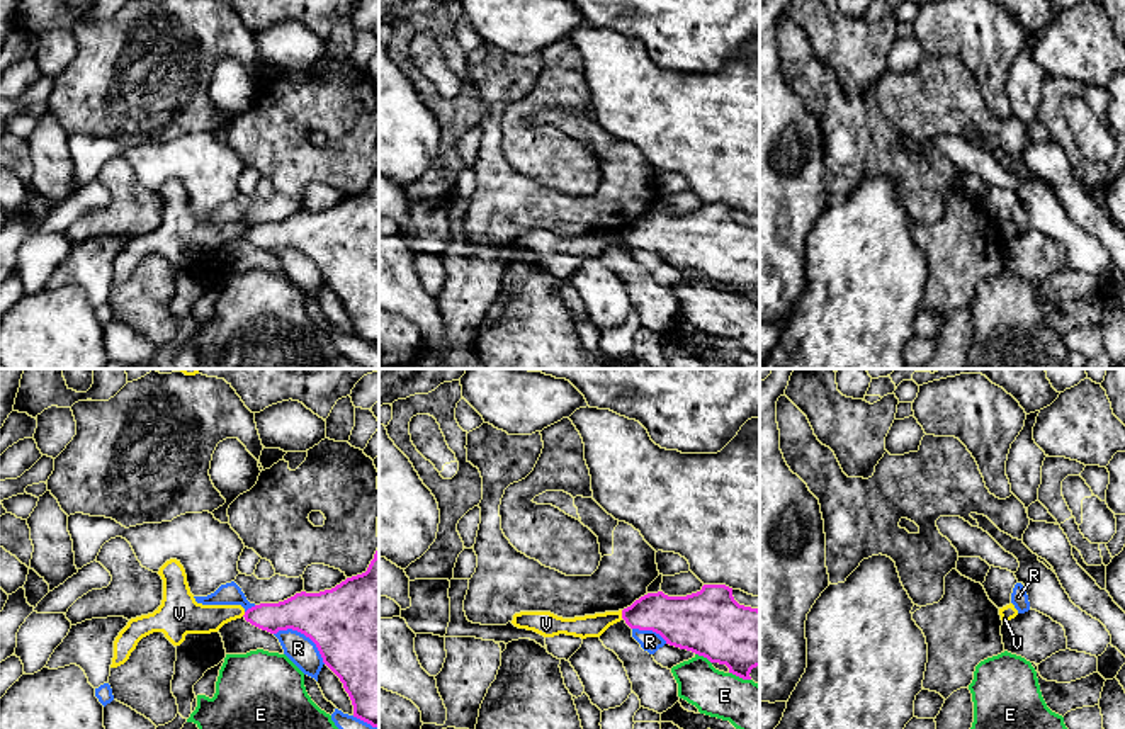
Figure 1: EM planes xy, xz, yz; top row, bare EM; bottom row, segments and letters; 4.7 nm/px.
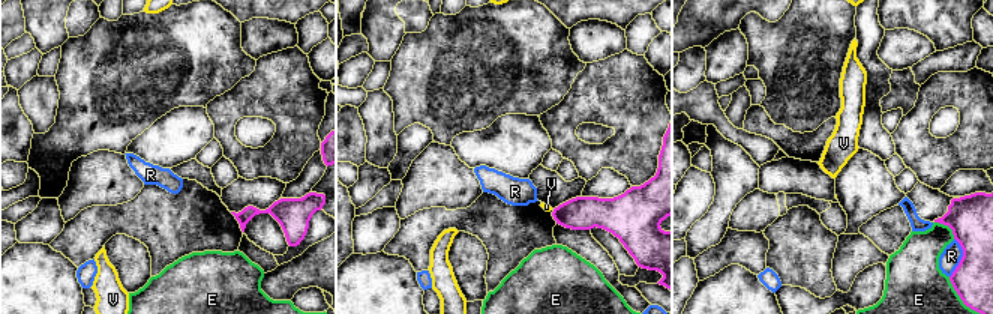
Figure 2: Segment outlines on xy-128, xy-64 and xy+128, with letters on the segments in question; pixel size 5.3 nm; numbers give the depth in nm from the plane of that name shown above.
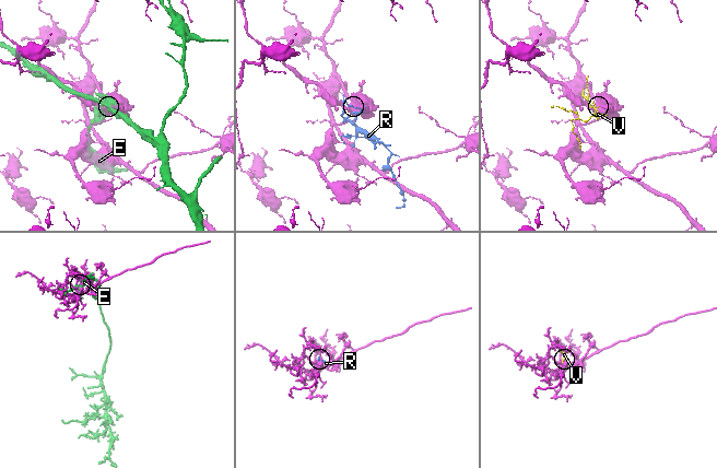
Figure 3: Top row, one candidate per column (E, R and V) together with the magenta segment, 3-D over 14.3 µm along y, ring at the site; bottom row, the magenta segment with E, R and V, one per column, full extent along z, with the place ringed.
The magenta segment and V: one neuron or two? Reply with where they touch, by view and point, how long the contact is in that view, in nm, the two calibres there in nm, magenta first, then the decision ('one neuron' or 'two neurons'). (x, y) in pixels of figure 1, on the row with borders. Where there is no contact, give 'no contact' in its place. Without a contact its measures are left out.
meets magenta in xz at (622, 614); contact 40 nm long; 220 nm thick on the magenta side, 110 nm on the other; two neurons

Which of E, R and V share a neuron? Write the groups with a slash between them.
E / R / V

